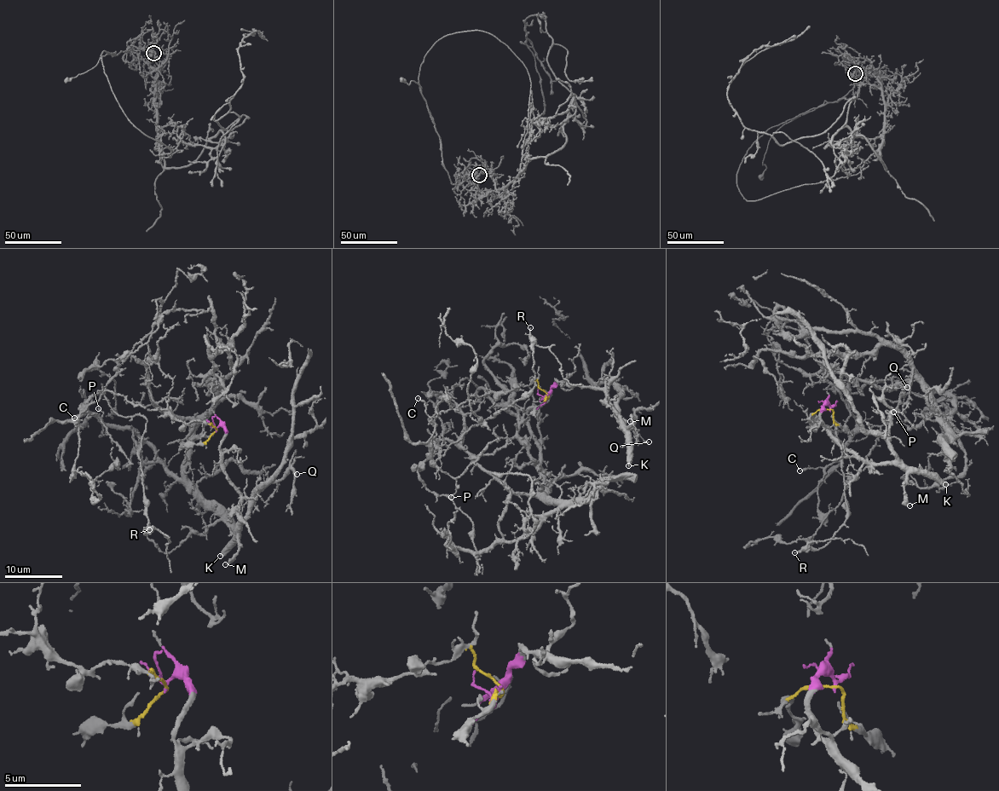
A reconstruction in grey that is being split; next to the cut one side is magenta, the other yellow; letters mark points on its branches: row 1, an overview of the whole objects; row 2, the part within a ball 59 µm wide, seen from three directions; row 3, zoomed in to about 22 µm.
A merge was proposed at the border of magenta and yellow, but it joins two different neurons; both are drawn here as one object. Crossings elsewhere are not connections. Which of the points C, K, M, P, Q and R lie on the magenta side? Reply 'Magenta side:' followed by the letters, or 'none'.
Magenta side: K, M, Q

